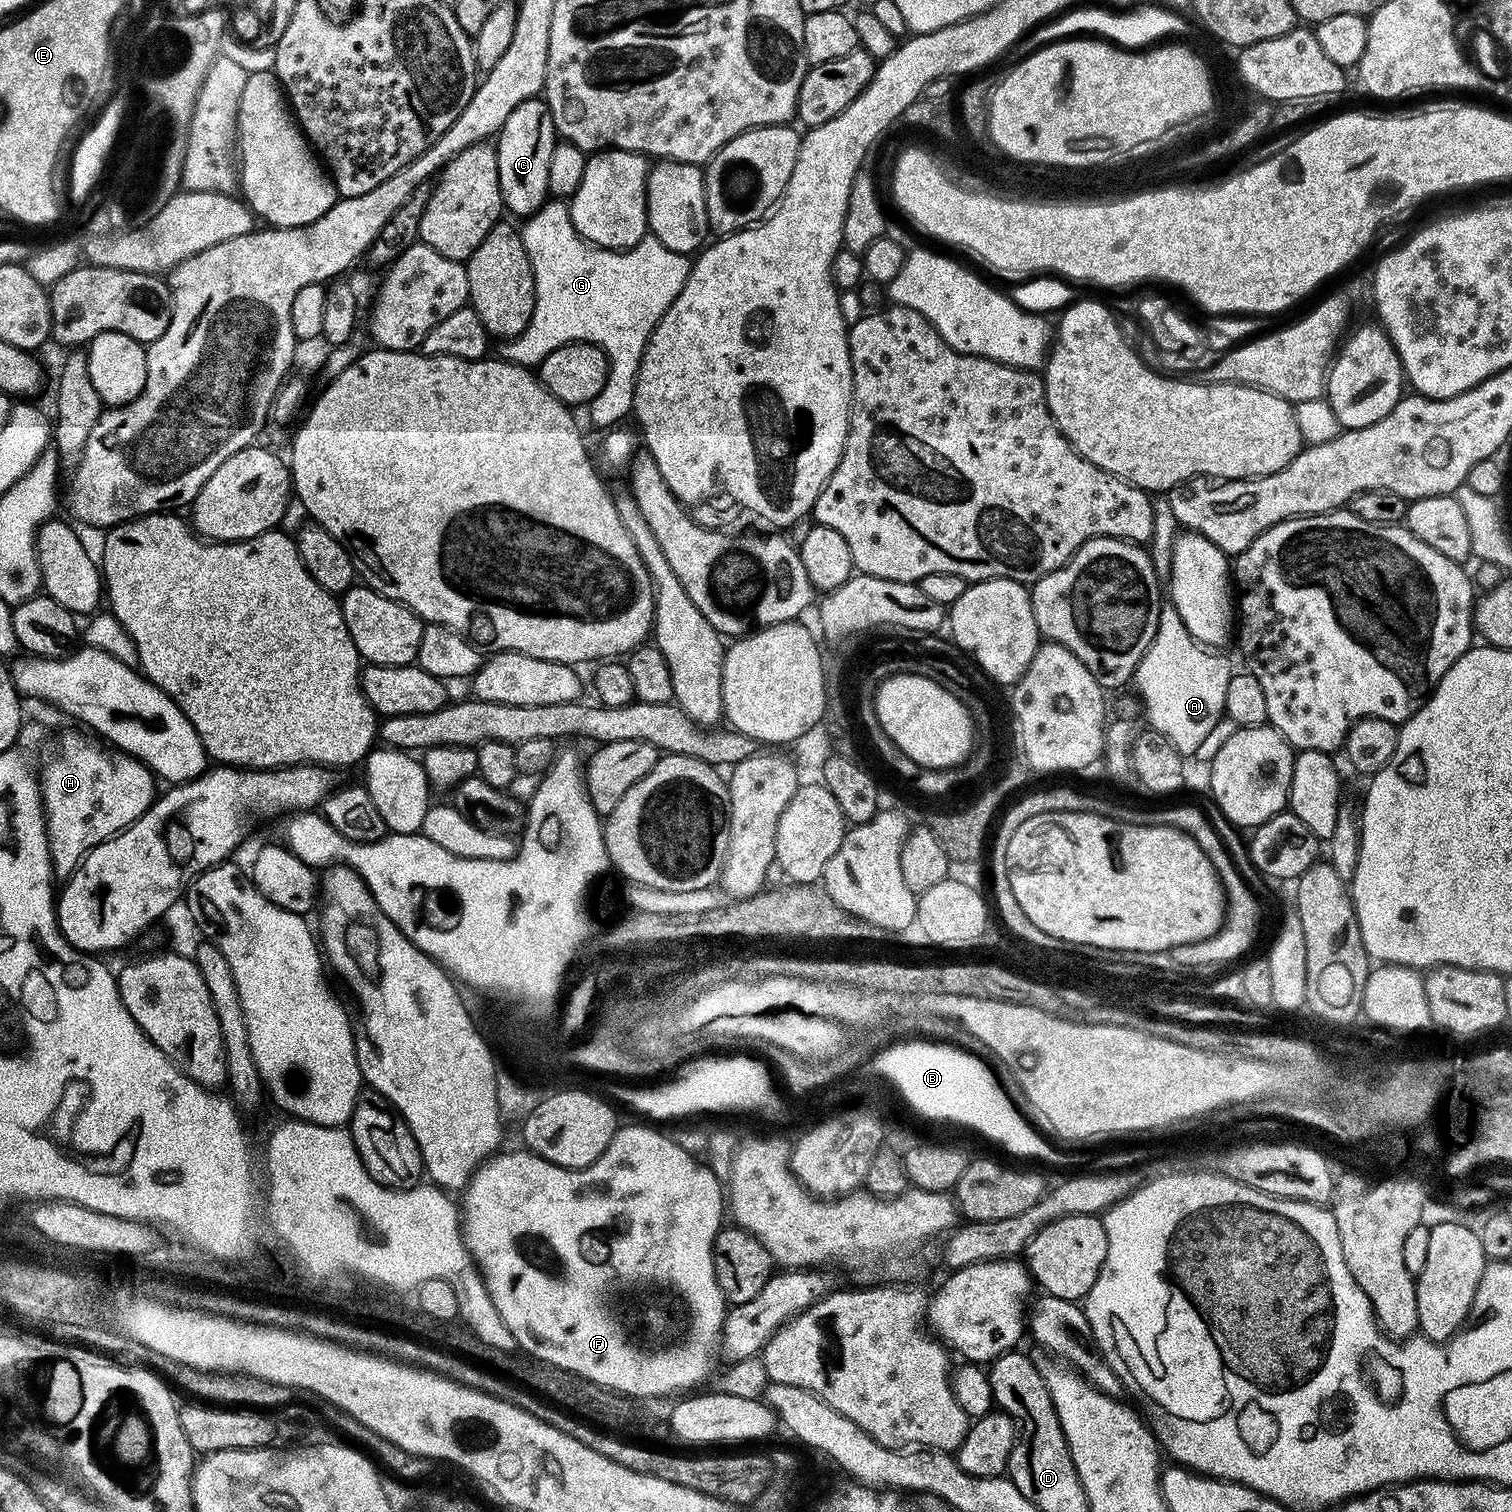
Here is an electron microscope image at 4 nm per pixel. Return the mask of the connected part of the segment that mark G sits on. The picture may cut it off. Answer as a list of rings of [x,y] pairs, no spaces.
[[[560,198],[549,199],[523,224],[519,234],[534,270],[536,305],[526,330],[503,345],[503,359],[511,360],[513,364],[539,366],[546,354],[558,350],[563,344],[597,344],[608,356],[608,377],[602,393],[604,420],[608,426],[619,425],[623,421],[620,419],[633,411],[636,379],[648,339],[666,310],[670,310],[674,298],[678,298],[682,286],[686,286],[686,278],[692,269],[689,257],[662,246],[662,242],[651,234],[644,235],[633,248],[600,248],[580,237],[568,213],[568,204]]]

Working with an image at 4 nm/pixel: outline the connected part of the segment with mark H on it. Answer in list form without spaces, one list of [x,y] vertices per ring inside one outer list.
[[[80,732],[62,733],[56,744],[56,753],[45,762],[44,769],[38,772],[40,795],[44,801],[44,821],[48,824],[52,870],[57,877],[63,878],[71,877],[91,848],[117,836],[123,828],[130,827],[134,821],[142,818],[142,814],[146,814],[158,795],[157,777],[144,763],[122,751],[109,750],[99,739]]]

